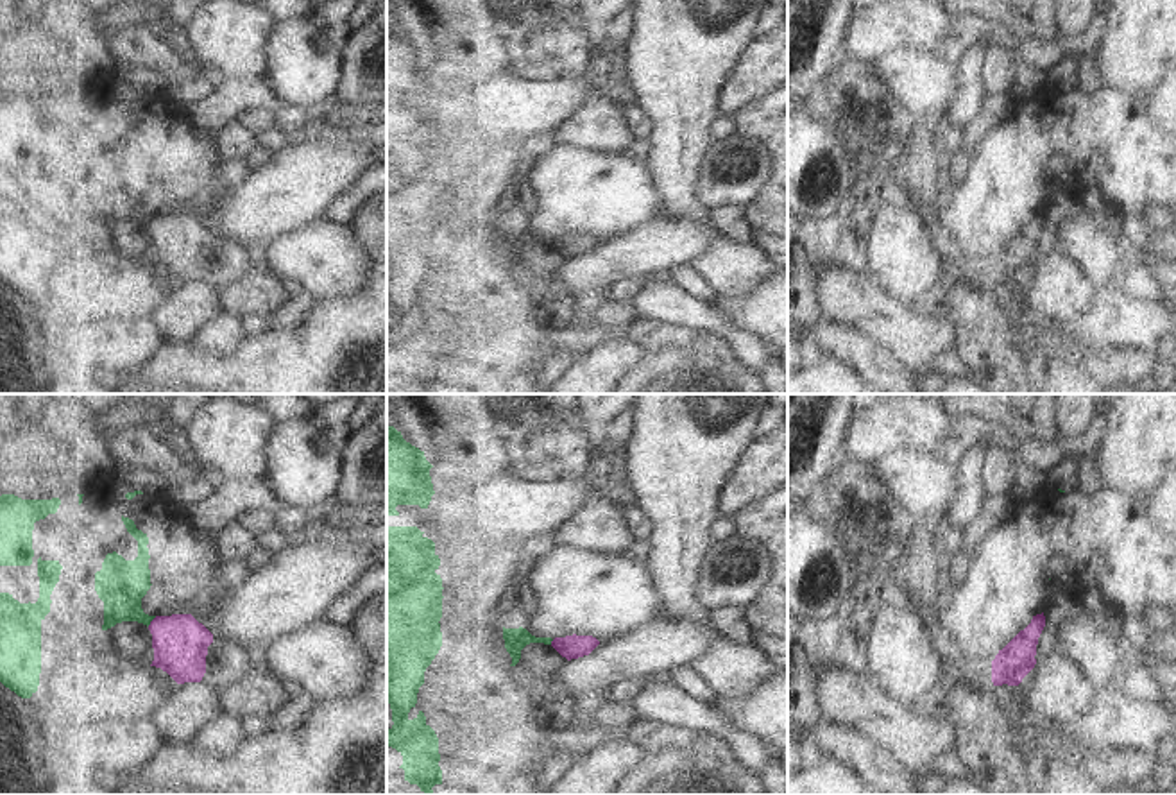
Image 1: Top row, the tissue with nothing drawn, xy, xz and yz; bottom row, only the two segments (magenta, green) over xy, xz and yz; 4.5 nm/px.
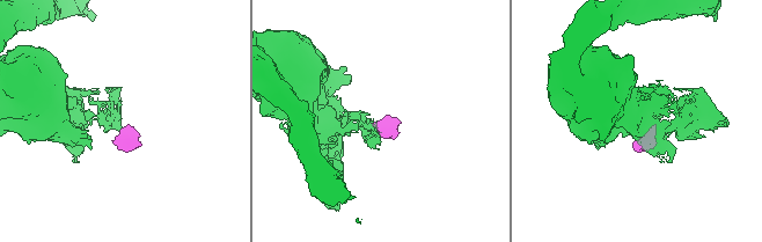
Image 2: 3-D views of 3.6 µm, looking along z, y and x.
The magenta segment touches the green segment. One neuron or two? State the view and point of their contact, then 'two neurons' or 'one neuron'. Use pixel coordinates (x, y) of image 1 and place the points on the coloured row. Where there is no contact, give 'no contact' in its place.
contact xy (151, 622); two neurons

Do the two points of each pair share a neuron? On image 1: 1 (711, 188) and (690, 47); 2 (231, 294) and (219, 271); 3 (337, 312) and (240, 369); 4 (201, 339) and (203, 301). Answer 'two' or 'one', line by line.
1: two
2: two
3: one
4: two

